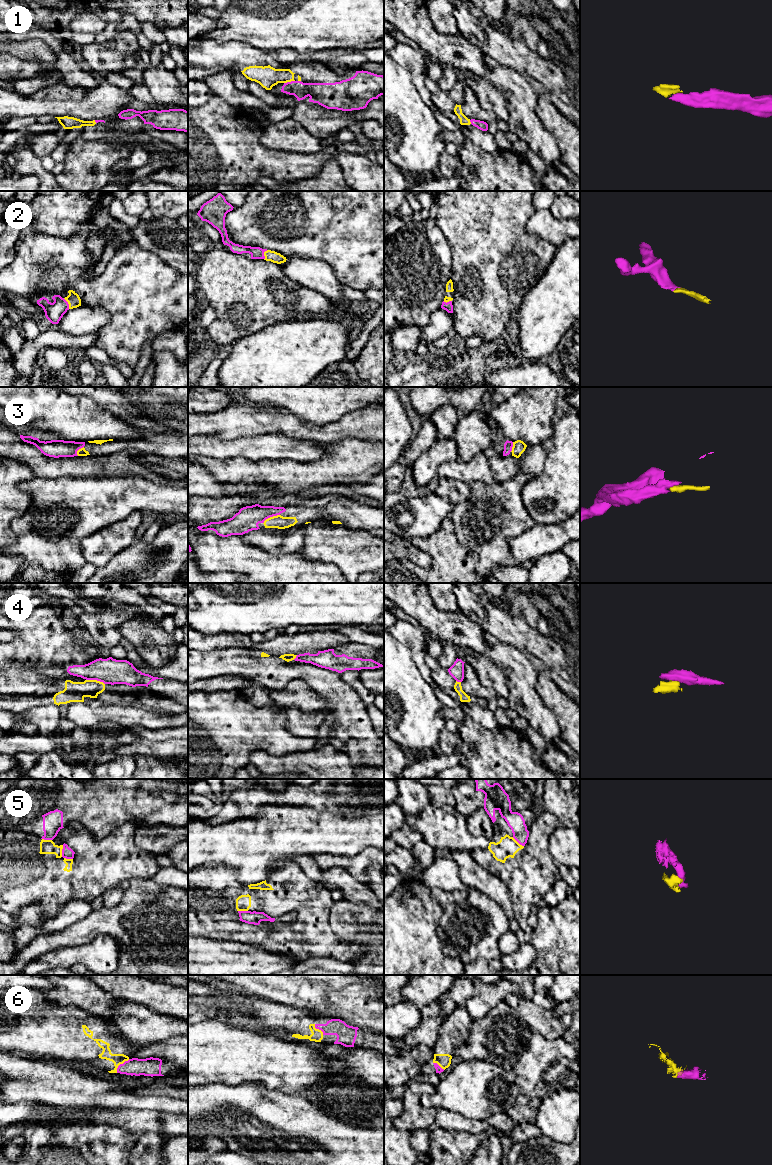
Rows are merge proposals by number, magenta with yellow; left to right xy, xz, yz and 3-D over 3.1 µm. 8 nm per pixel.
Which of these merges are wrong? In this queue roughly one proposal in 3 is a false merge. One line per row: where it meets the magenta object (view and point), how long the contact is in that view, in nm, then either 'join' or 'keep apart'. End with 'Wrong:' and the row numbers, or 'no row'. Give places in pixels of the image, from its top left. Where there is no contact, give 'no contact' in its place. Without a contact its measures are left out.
1: xz (289, 82) | 90 nm | join
2: xy (67, 303) | 100 nm | join
3: xz (270, 516) | 150 nm | join
4: xy (95, 679) | 160 nm | keep apart
5: xy (62, 851) | 100 nm | keep apart
6: xy (120, 1064) | 160 nm | join
Wrong: 4, 5

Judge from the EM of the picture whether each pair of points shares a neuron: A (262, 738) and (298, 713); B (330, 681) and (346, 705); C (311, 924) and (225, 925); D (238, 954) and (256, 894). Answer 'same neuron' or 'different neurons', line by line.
A: different neurons
B: same neuron
C: same neuron
D: different neurons

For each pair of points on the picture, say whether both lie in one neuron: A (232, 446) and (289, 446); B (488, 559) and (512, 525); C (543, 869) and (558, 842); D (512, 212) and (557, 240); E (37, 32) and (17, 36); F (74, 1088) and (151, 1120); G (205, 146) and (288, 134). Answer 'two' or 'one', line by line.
A: one
B: one
C: two
D: two
E: one
F: two
G: two

